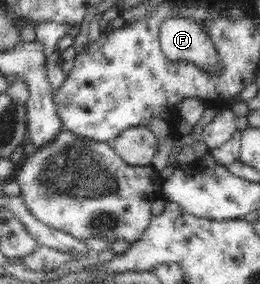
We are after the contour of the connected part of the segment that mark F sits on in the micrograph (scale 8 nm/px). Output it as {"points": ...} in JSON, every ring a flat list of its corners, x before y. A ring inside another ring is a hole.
{"points":[[168,17,159,31,161,49,168,60,196,64,210,74,219,72,218,52,200,23,184,17]]}

